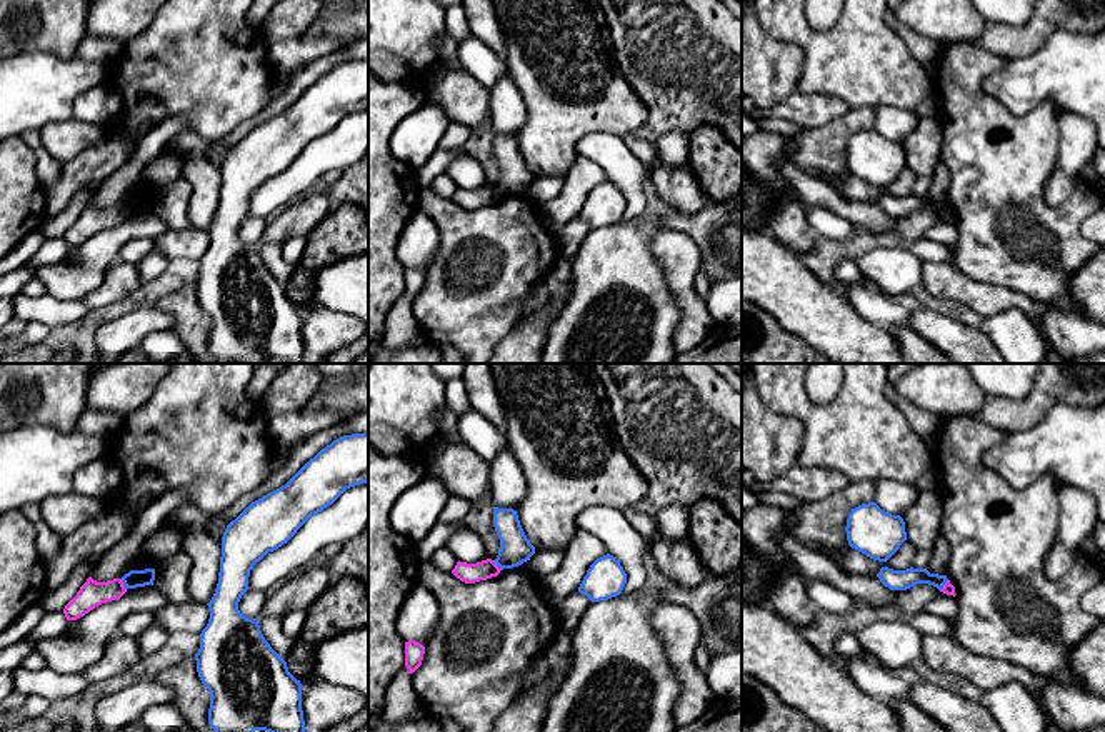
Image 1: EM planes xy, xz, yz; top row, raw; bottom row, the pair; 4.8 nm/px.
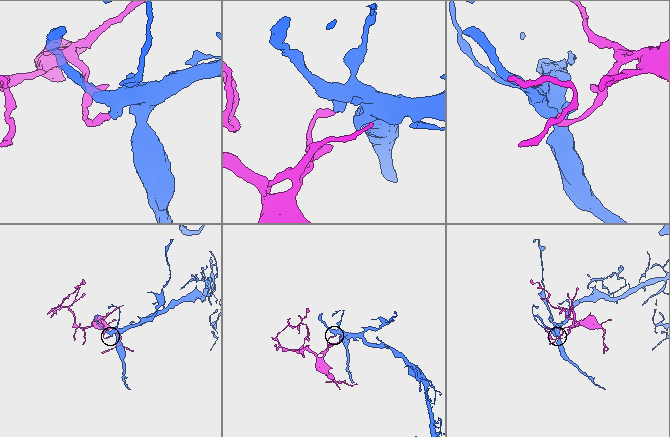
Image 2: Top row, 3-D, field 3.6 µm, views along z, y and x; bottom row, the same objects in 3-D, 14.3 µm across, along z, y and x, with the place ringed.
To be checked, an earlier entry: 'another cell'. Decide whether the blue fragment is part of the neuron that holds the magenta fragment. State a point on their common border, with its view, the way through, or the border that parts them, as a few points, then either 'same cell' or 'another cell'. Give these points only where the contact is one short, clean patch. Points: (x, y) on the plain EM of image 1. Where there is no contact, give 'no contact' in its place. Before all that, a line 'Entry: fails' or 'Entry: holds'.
Entry: holds
contact xy (122, 210); border xy (120, 205), (125, 215); another cell

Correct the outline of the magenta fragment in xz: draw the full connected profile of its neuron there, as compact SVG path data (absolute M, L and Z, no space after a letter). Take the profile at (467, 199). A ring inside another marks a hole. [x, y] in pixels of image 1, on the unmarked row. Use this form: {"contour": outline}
{"contour": "M492 185L477 190L467 190L458 187L452 200L465 210L475 210L497 203L500 197L502 195Z"}

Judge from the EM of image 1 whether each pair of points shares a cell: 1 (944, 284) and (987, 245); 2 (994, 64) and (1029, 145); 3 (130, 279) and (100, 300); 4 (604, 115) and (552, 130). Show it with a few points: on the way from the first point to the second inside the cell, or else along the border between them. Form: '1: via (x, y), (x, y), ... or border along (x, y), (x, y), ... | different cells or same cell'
1: border along (950, 262), (972, 279), (995, 284) | different cells
2: via (977, 84), (977, 97), (1007, 127) | same cell
3: via (124, 279), (107, 294) | same cell
4: via (590, 120), (565, 120) | same cell

